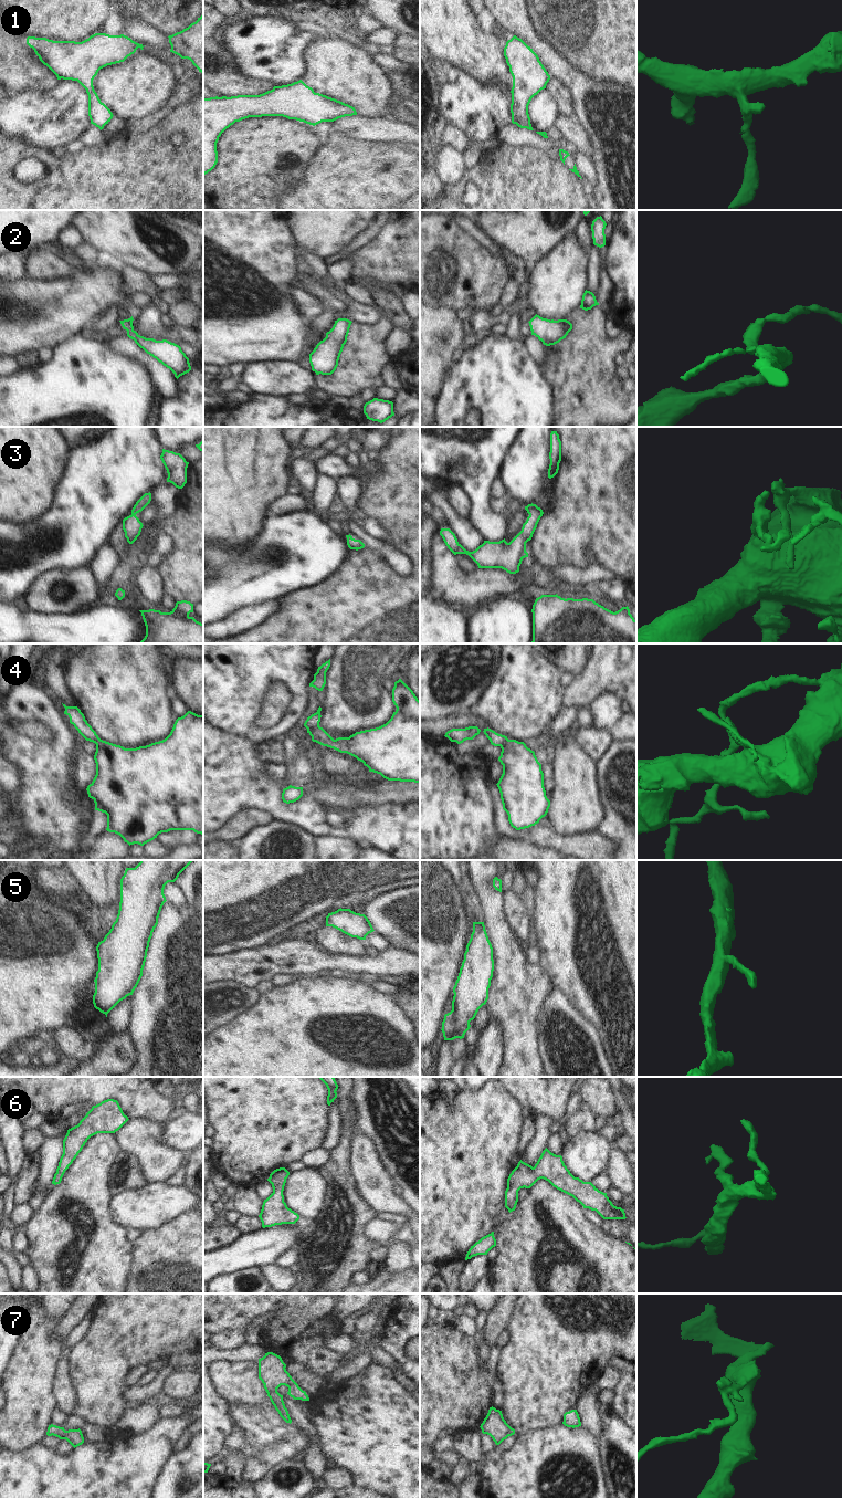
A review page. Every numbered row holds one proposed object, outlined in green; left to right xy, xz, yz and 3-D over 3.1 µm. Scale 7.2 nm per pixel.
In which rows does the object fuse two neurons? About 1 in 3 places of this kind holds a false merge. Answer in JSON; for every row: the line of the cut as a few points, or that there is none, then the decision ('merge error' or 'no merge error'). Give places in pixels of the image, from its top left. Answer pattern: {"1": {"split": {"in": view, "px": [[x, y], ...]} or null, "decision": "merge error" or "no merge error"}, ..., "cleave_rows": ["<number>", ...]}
{"1": {"split": null, "decision": "no merge error"}, "2": {"split": null, "decision": "no merge error"}, "3": {"split": null, "decision": "no merge error"}, "4": {"split": {"in": "xz", "px": [[318, 724], [309, 733]]}, "decision": "merge error"}, "5": {"split": null, "decision": "no merge error"}, "6": {"split": null, "decision": "no merge error"}, "7": {"split": null, "decision": "no merge error"}, "cleave_rows": ["4"]}

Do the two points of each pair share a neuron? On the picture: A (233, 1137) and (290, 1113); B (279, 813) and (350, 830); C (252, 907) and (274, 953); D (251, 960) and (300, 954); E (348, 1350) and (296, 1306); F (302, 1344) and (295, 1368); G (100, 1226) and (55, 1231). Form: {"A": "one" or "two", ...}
{"A": "one", "B": "two", "C": "two", "D": "one", "E": "two", "F": "two", "G": "one"}

